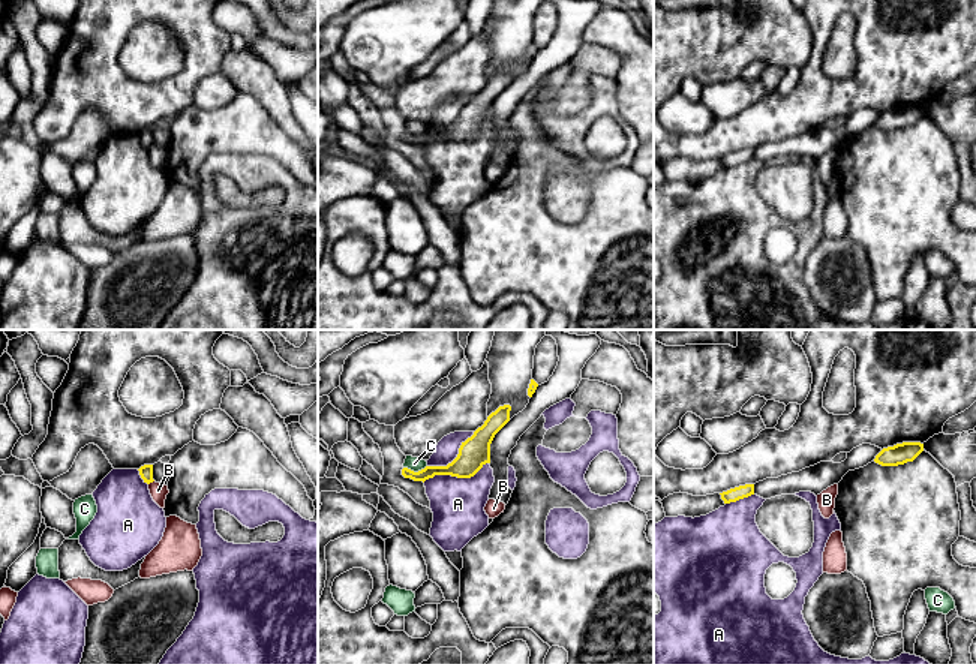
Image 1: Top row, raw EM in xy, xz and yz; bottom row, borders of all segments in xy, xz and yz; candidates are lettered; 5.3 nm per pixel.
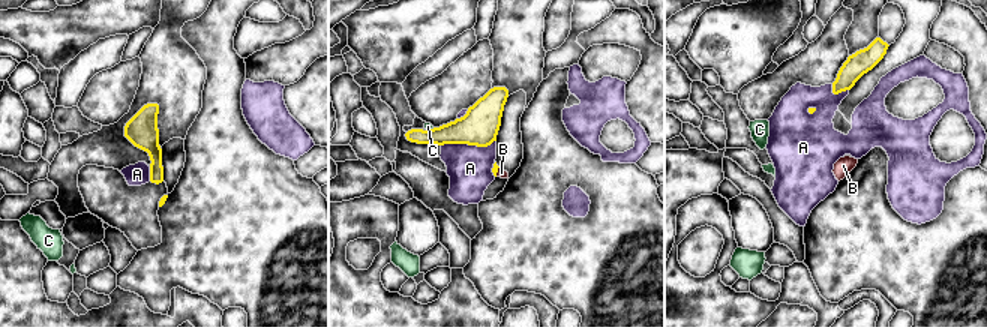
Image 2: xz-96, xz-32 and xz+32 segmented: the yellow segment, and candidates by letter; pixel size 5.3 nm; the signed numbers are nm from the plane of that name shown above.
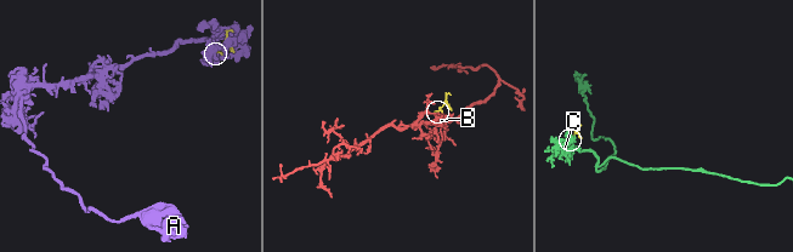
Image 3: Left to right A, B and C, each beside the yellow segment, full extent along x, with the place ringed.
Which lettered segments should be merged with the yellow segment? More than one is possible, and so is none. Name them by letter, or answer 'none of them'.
none of them

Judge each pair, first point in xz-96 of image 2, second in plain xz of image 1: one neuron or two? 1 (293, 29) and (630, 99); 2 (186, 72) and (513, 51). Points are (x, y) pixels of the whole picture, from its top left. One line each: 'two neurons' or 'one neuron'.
1: one neuron
2: one neuron

